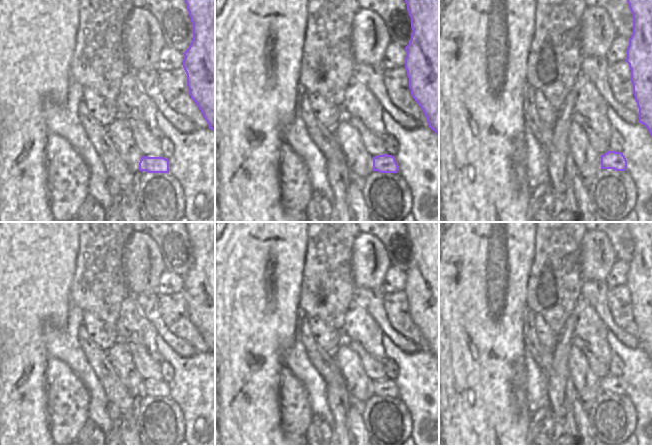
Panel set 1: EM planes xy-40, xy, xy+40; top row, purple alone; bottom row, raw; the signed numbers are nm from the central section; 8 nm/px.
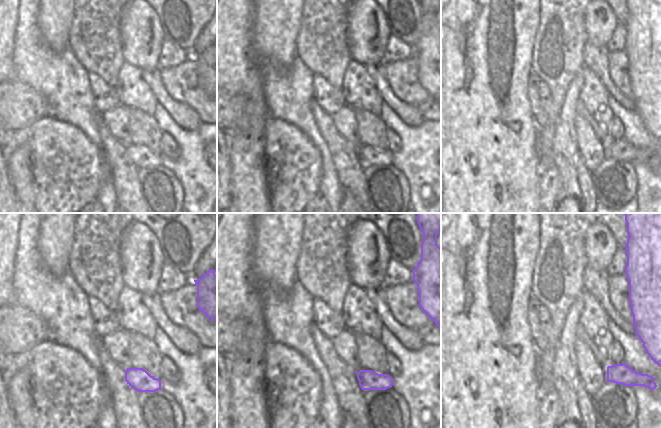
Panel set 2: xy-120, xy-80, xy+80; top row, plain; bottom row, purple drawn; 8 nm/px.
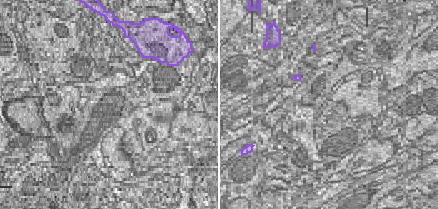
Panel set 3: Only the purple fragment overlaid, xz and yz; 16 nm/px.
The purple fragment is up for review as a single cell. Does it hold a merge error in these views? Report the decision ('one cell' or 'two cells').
one cell

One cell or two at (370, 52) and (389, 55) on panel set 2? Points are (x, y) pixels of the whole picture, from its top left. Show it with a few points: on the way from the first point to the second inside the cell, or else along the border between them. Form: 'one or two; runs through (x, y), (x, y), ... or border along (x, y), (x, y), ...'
two; border along (390, 35), (382, 61)

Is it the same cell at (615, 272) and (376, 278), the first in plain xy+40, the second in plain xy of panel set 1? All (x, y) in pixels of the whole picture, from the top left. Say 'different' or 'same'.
different

